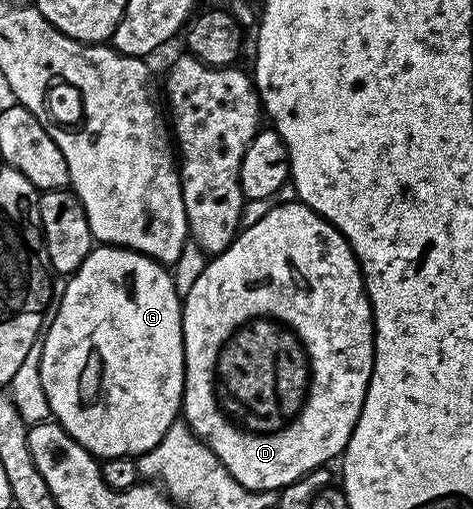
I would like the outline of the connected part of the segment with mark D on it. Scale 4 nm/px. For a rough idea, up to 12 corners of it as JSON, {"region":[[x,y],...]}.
{"region":[[299,200],[182,298],[183,421],[247,490],[343,455],[376,355]]}

